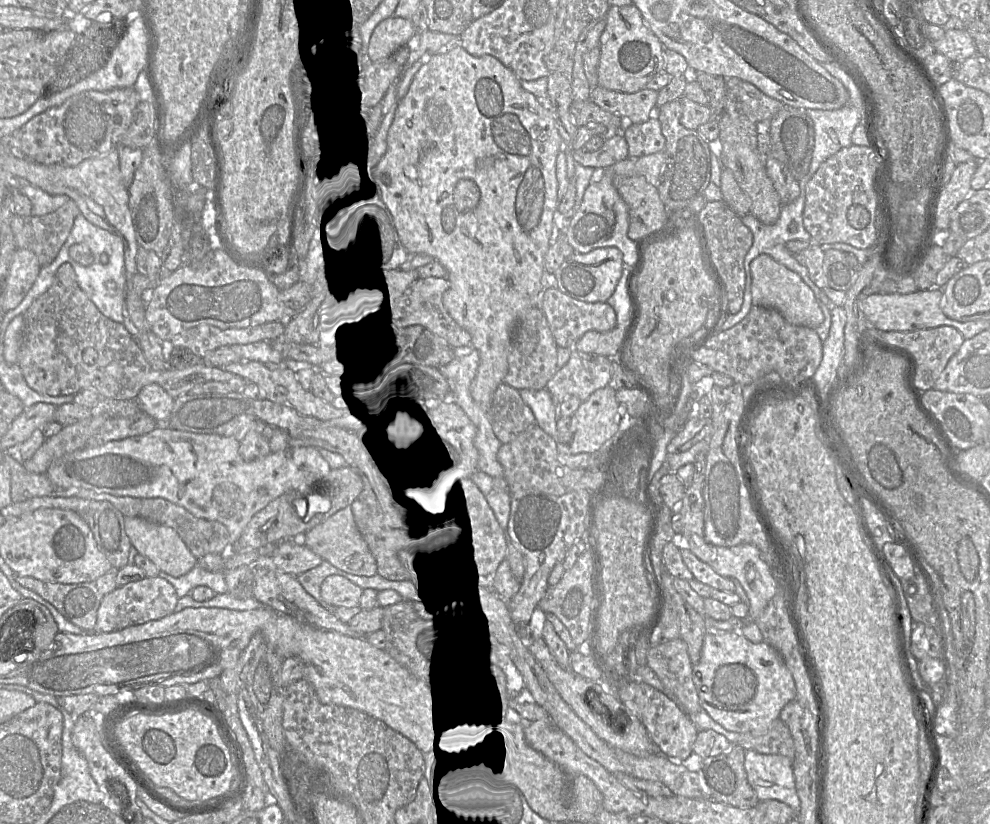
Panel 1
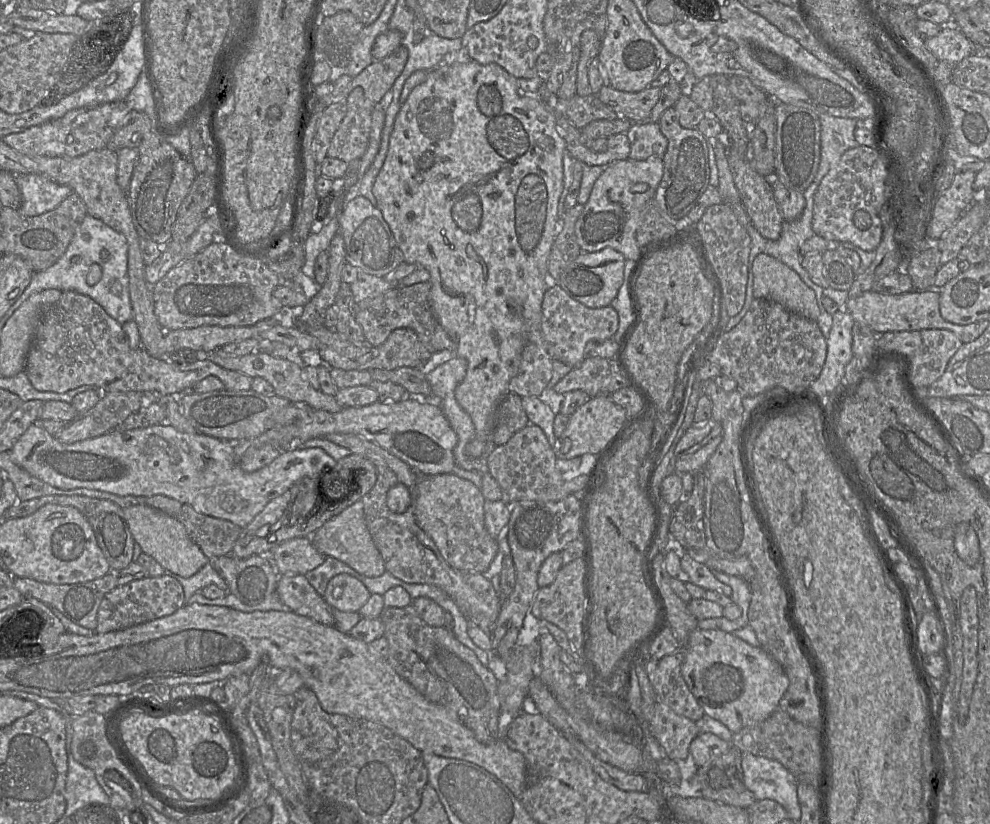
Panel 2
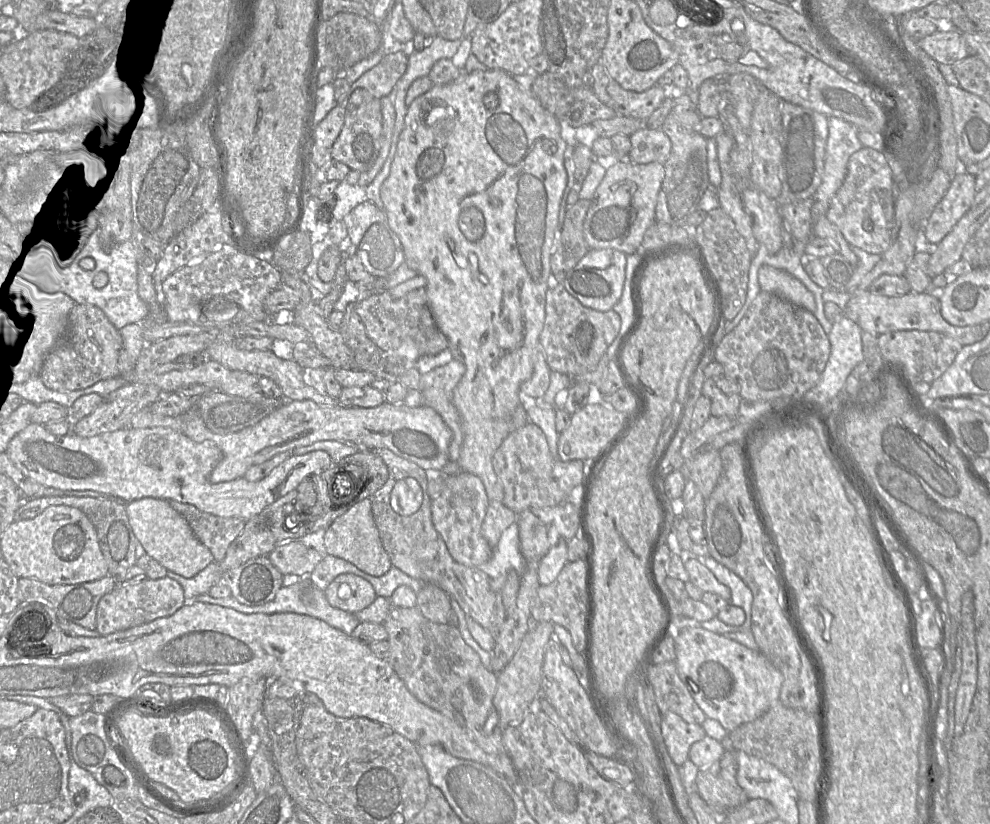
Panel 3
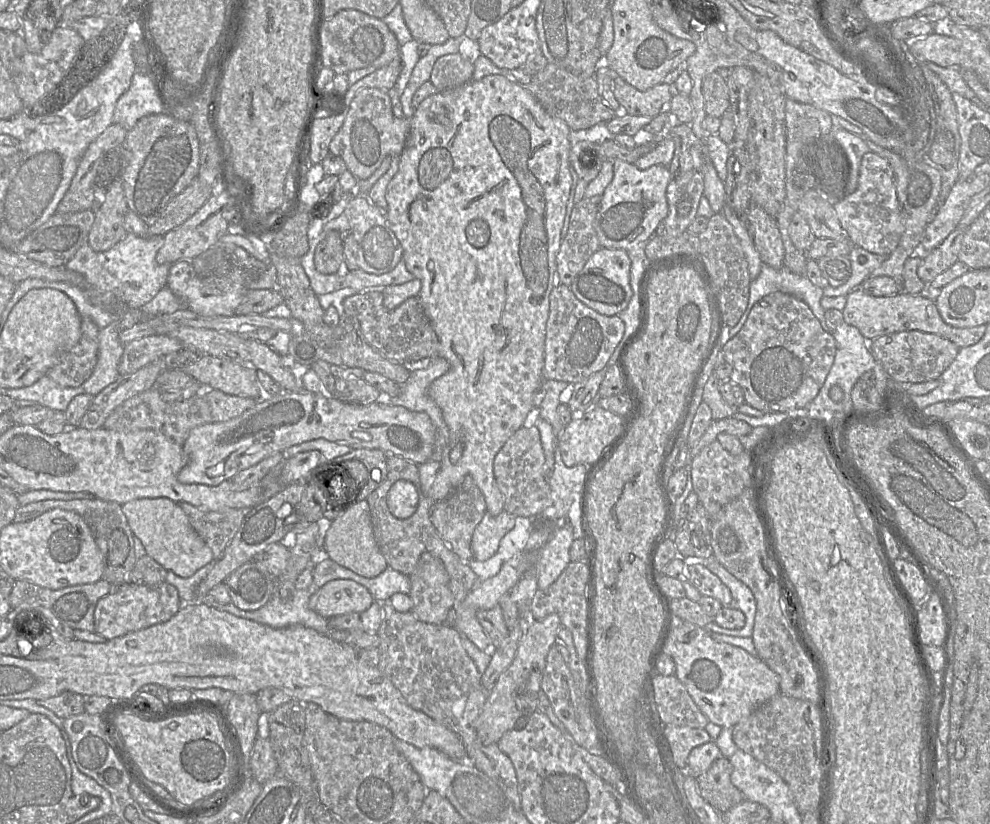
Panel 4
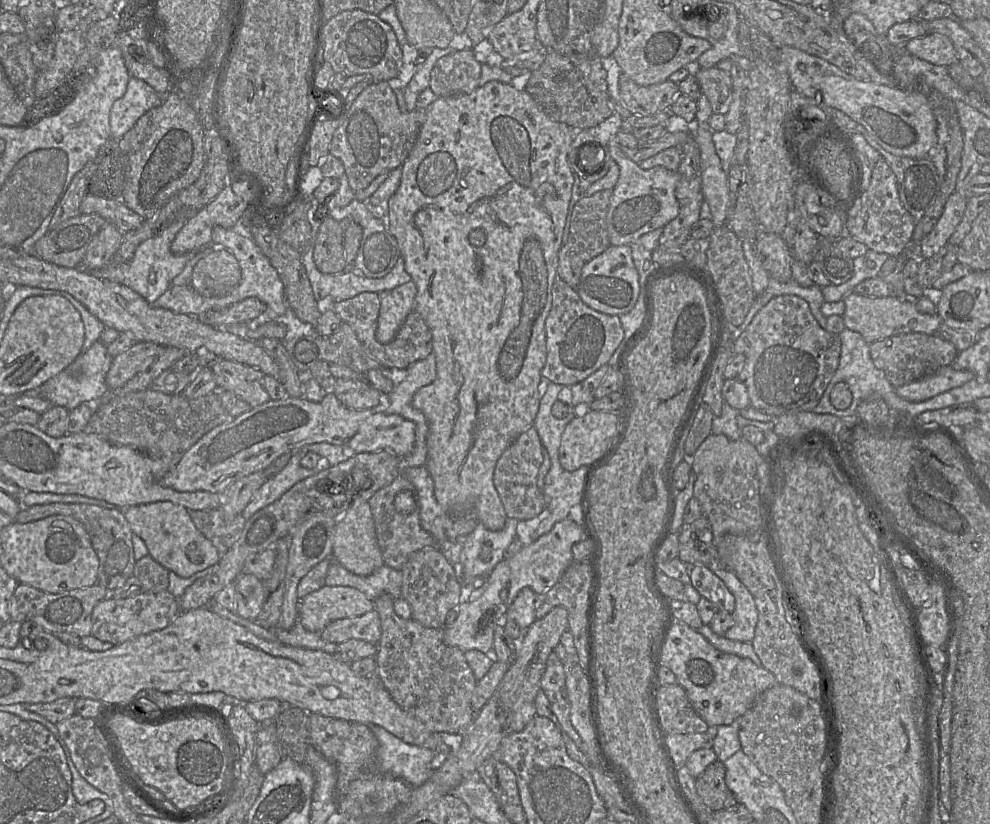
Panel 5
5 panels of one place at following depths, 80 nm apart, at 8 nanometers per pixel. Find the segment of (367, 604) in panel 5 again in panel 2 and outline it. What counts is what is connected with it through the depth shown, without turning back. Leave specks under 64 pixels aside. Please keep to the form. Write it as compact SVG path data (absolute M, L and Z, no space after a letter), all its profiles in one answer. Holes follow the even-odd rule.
M342 573L329 581L324 600L332 609L359 612L370 596L370 591L359 579Z

